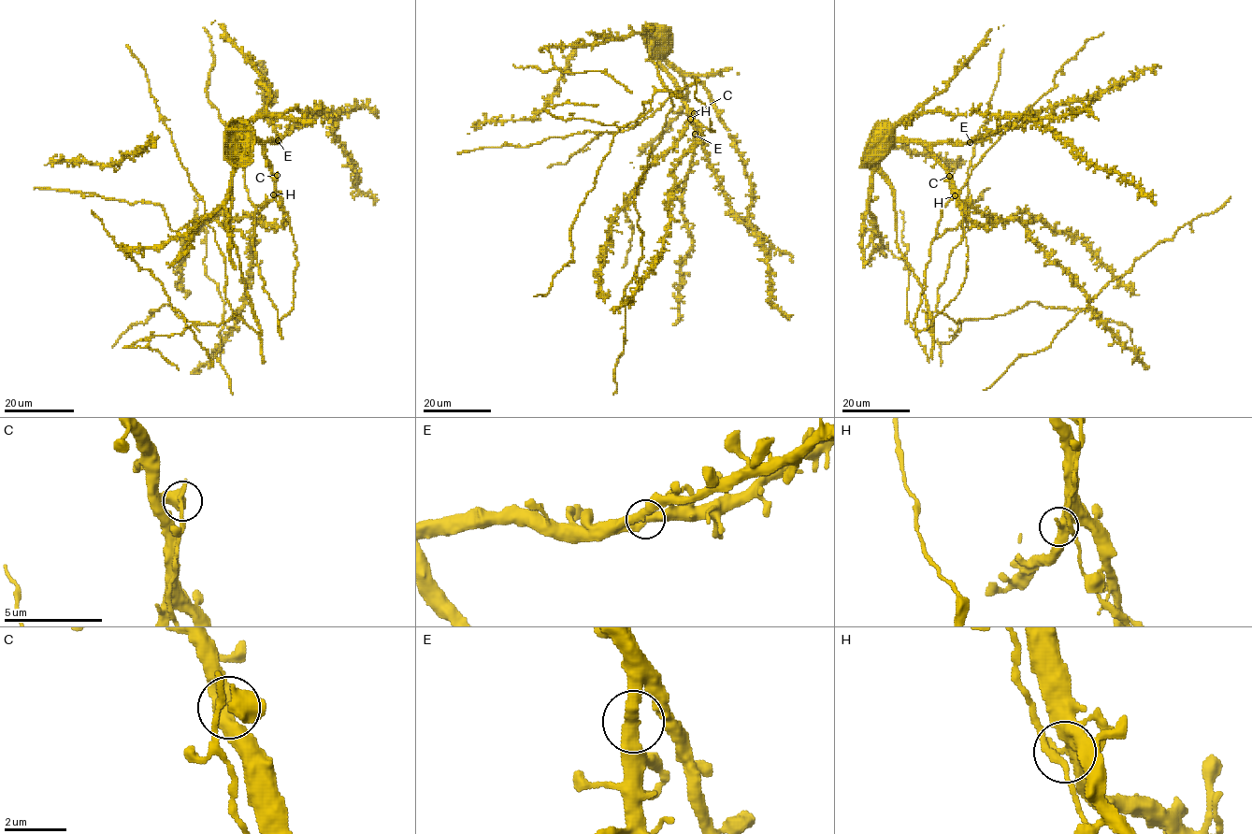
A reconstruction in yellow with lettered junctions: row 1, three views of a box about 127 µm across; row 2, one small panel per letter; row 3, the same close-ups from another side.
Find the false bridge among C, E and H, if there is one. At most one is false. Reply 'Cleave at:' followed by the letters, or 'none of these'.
Cleave at: none of these

